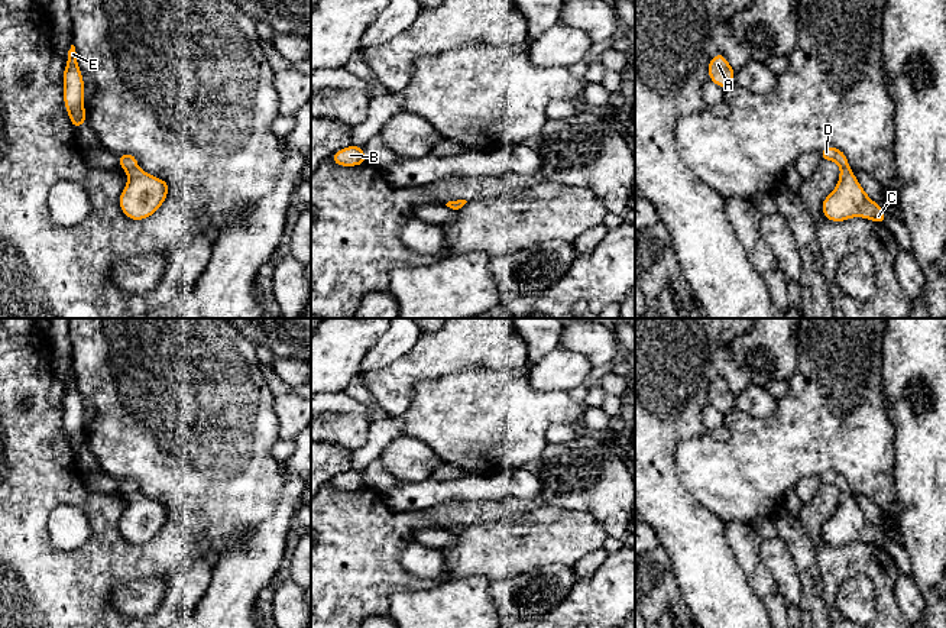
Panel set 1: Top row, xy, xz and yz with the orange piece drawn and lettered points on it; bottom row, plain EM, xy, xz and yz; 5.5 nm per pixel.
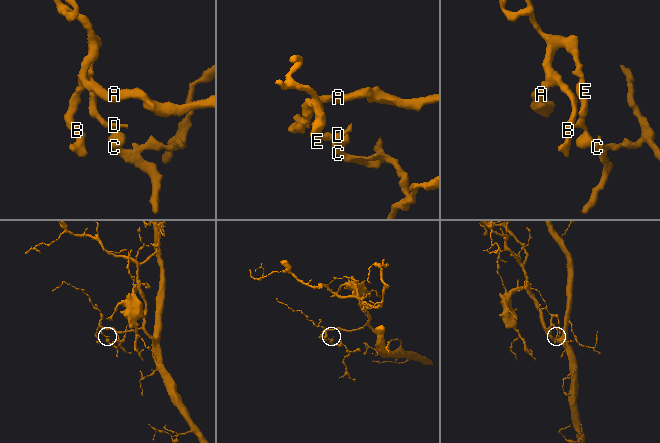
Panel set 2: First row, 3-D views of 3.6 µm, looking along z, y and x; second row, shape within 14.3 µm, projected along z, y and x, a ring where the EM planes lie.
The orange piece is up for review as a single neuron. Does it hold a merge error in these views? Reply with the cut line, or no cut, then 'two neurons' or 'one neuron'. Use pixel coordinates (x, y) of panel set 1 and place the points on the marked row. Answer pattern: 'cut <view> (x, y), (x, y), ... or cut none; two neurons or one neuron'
cut none; one neuron

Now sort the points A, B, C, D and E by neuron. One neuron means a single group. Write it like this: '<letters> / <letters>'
A B C D E

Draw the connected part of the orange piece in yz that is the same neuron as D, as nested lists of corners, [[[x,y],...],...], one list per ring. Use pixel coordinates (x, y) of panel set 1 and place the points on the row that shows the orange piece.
[[[824,146],[819,153],[822,159],[840,166],[838,185],[822,203],[823,216],[835,223],[862,217],[885,224],[885,210],[868,197],[849,168],[845,152],[835,146]]]

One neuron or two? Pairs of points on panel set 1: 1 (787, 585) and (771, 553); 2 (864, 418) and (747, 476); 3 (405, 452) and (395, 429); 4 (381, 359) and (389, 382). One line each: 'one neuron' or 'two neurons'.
1: one neuron
2: one neuron
3: two neurons
4: two neurons

